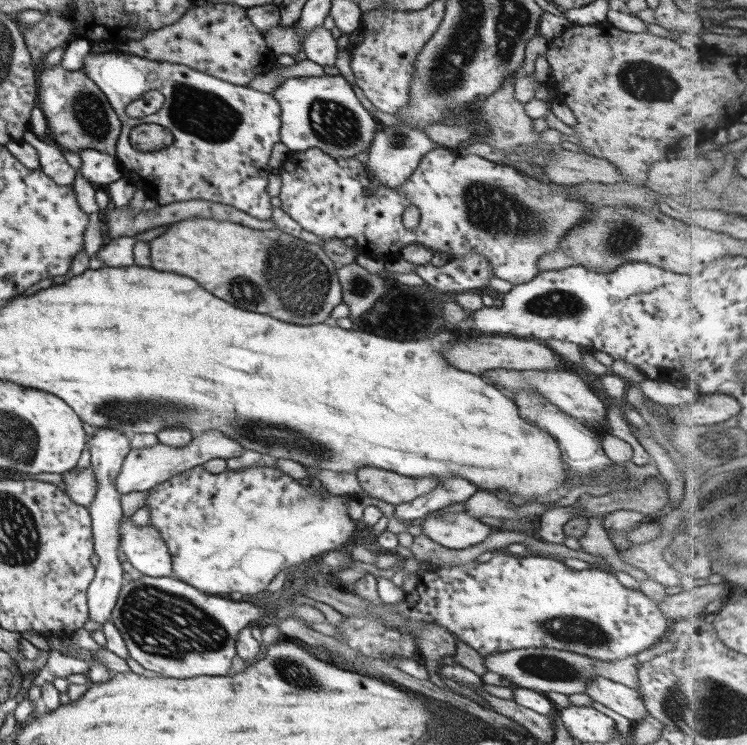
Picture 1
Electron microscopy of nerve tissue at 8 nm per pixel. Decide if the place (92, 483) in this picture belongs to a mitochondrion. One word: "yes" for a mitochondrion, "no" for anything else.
no

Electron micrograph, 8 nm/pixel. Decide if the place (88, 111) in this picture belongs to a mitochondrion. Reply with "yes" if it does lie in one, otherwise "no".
yes

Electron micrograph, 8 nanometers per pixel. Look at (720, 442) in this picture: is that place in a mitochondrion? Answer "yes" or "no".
yes

